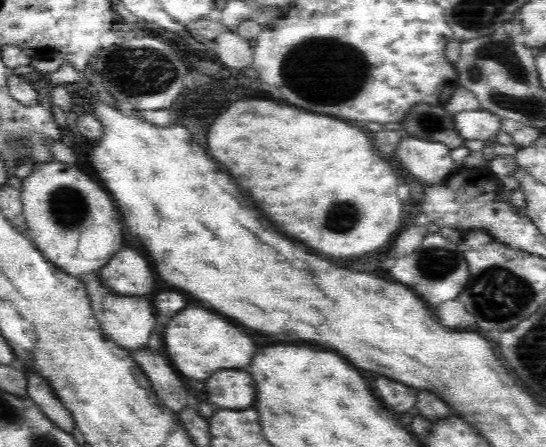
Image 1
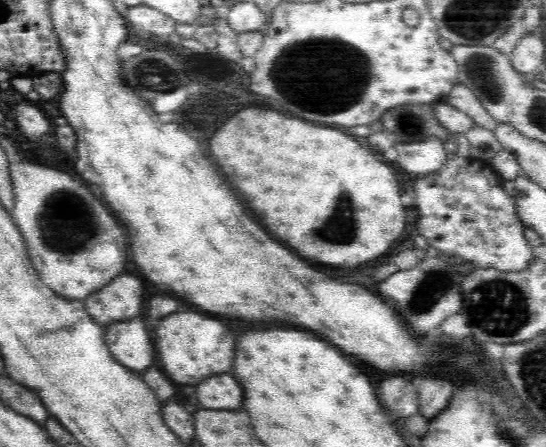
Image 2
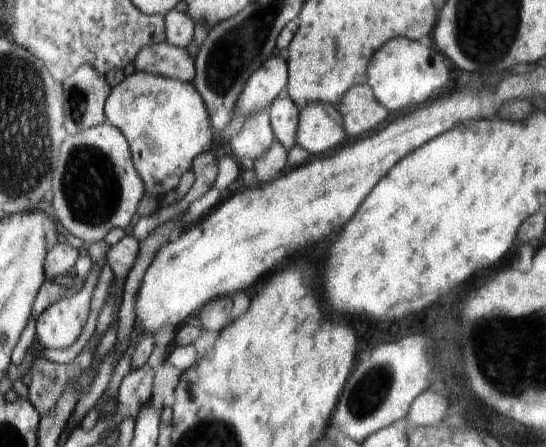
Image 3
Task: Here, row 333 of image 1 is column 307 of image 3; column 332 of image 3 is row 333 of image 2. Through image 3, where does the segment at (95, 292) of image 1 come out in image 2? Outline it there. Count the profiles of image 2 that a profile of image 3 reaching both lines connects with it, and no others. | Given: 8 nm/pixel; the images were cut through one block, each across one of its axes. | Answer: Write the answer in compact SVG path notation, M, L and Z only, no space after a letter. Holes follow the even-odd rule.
M134 316L110 321L103 330L109 351L121 364L141 375L152 366L152 362L157 362L152 338L140 318Z

